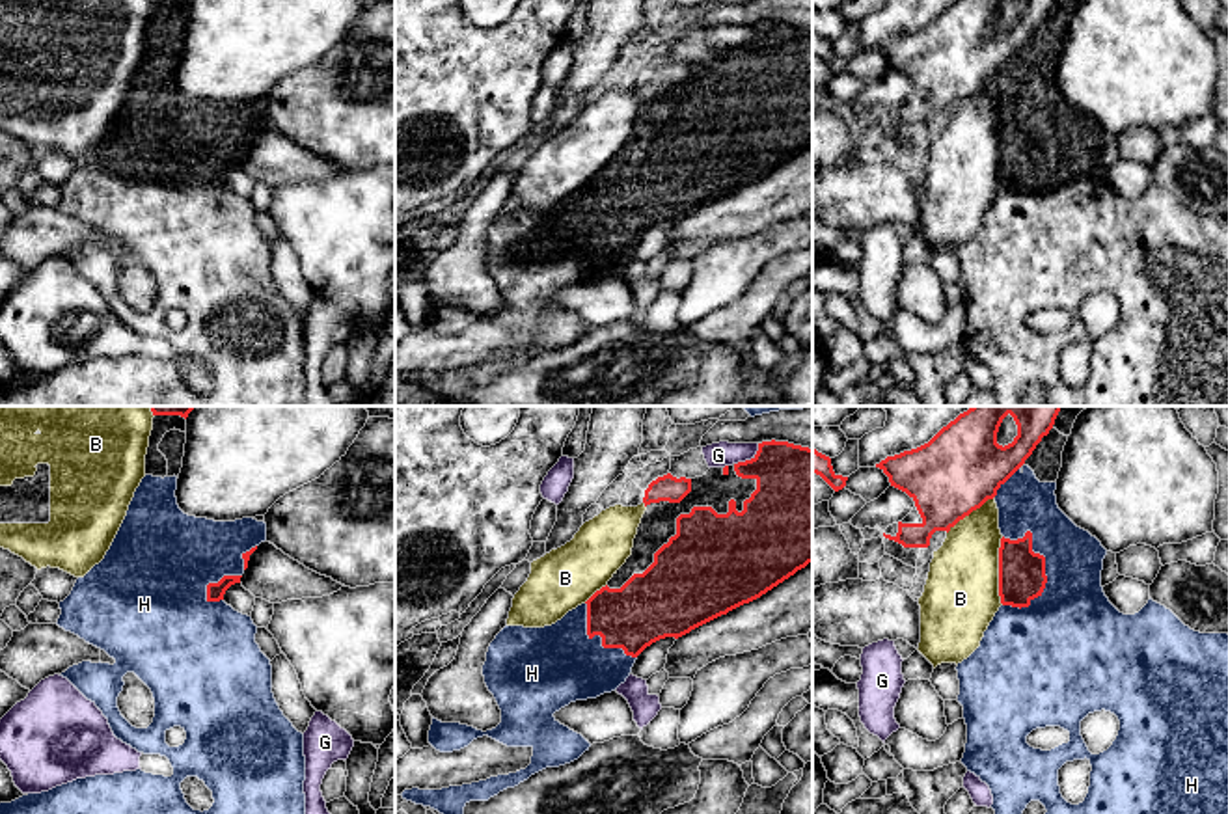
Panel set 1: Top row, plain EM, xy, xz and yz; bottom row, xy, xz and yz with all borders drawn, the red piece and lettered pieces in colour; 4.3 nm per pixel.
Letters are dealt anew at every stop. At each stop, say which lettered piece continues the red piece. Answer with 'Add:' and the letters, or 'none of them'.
Add: none of them

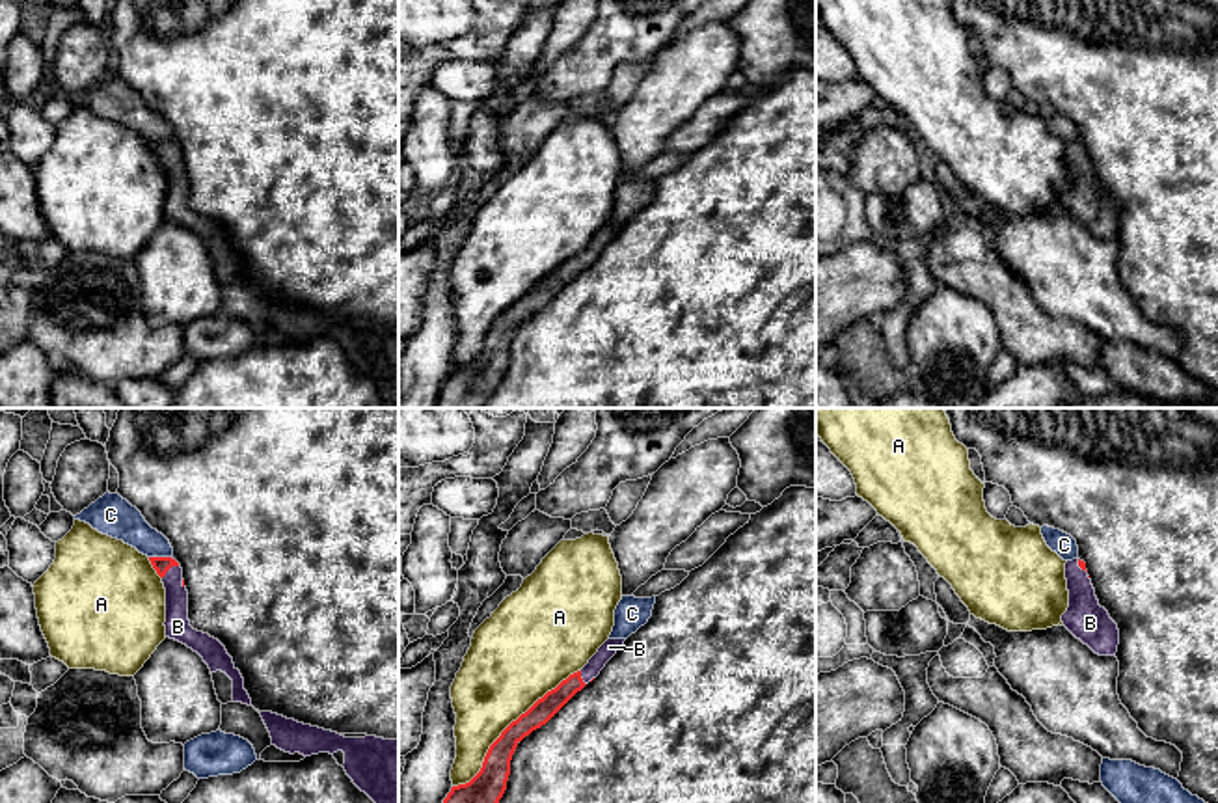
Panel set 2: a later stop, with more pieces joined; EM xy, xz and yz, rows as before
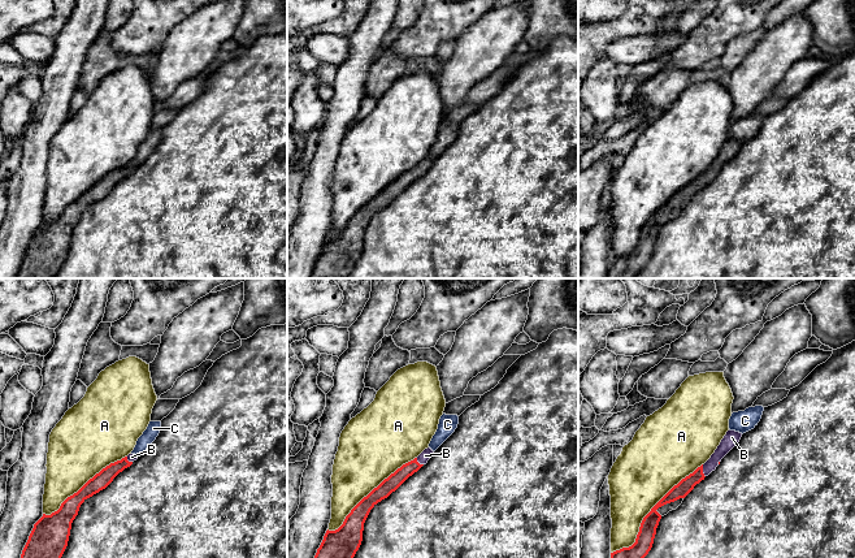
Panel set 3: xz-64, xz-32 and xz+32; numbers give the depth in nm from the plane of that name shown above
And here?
Add: B

